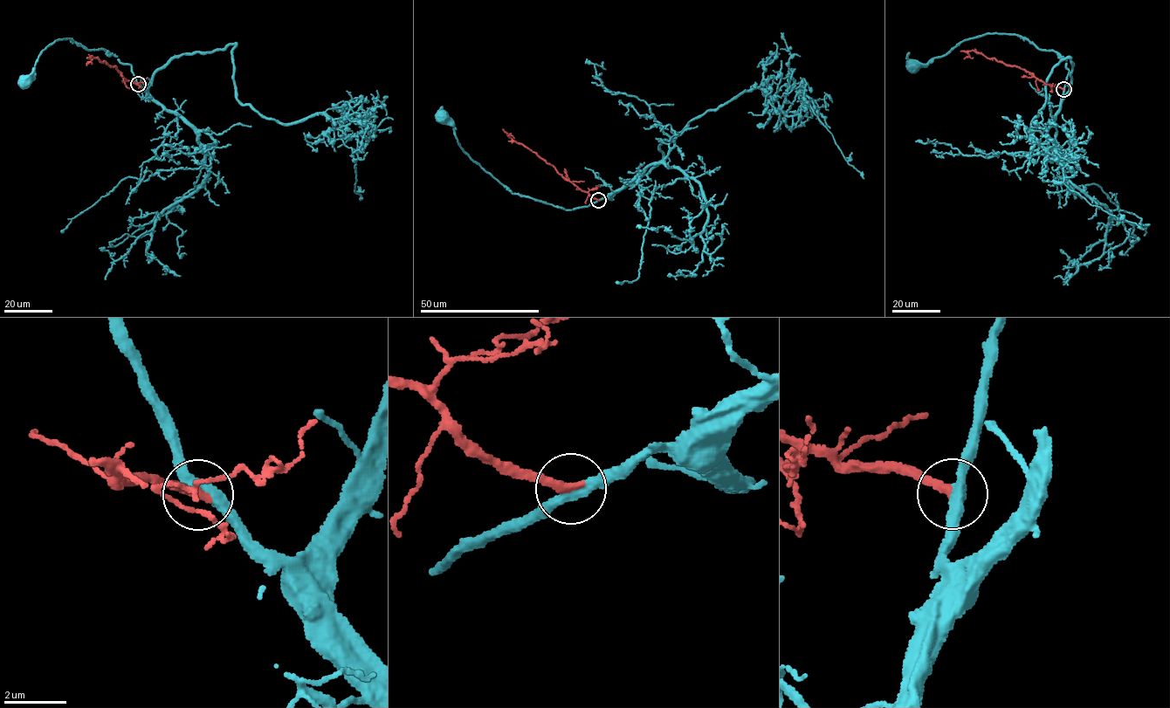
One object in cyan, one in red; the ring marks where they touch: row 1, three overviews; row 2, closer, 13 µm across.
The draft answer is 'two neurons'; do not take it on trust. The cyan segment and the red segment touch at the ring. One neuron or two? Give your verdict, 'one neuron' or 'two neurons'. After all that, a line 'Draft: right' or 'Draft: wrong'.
one neuron
Draft: wrong

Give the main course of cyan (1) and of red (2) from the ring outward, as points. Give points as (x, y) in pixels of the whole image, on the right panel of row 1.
1: (1063, 89), (1069, 71), (1066, 60), (1015, 34), (987, 33), (972, 37), (924, 66), (914, 65)
2: (1063, 89), (1048, 85), (1024, 69), (988, 58), (973, 51), (967, 52), (969, 57), (964, 58)

